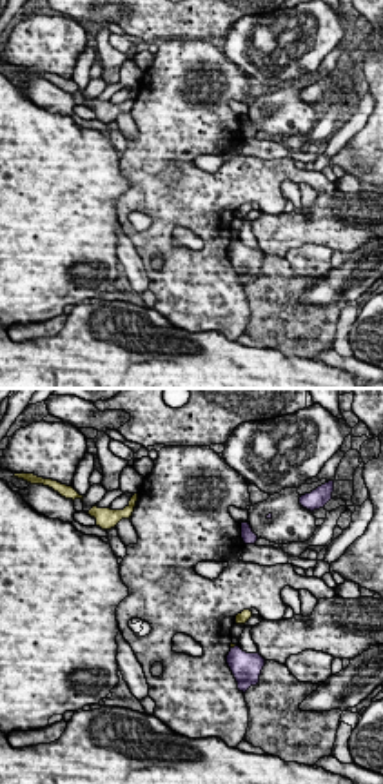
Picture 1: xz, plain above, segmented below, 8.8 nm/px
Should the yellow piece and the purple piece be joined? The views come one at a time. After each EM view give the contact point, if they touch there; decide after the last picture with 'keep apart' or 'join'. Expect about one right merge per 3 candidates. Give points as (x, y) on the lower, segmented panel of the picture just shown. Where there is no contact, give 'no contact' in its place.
contact (233, 646)

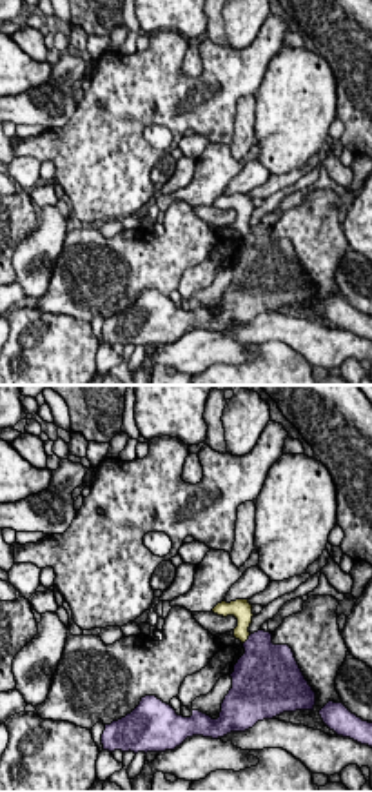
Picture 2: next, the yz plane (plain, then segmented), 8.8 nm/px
contact (247, 638)

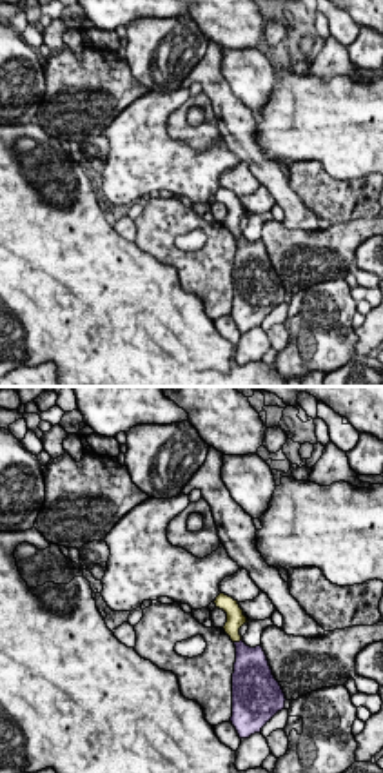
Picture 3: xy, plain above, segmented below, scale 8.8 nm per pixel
contact (238, 641)

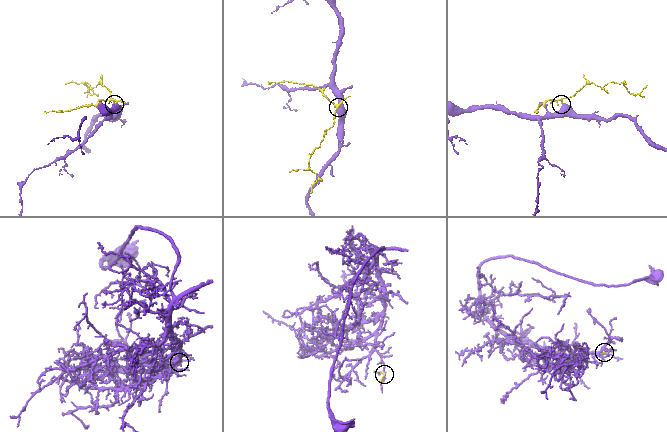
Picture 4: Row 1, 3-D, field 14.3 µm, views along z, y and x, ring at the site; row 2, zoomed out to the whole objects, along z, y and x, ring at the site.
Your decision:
keep apart

